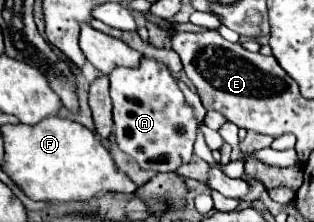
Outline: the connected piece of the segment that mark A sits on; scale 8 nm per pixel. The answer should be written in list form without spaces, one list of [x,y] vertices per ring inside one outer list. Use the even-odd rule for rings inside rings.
[[[141,57],[139,67],[135,69],[113,69],[109,81],[115,123],[113,133],[119,149],[133,157],[141,169],[159,173],[175,171],[179,165],[189,163],[197,135],[197,121],[167,65],[153,57]]]

